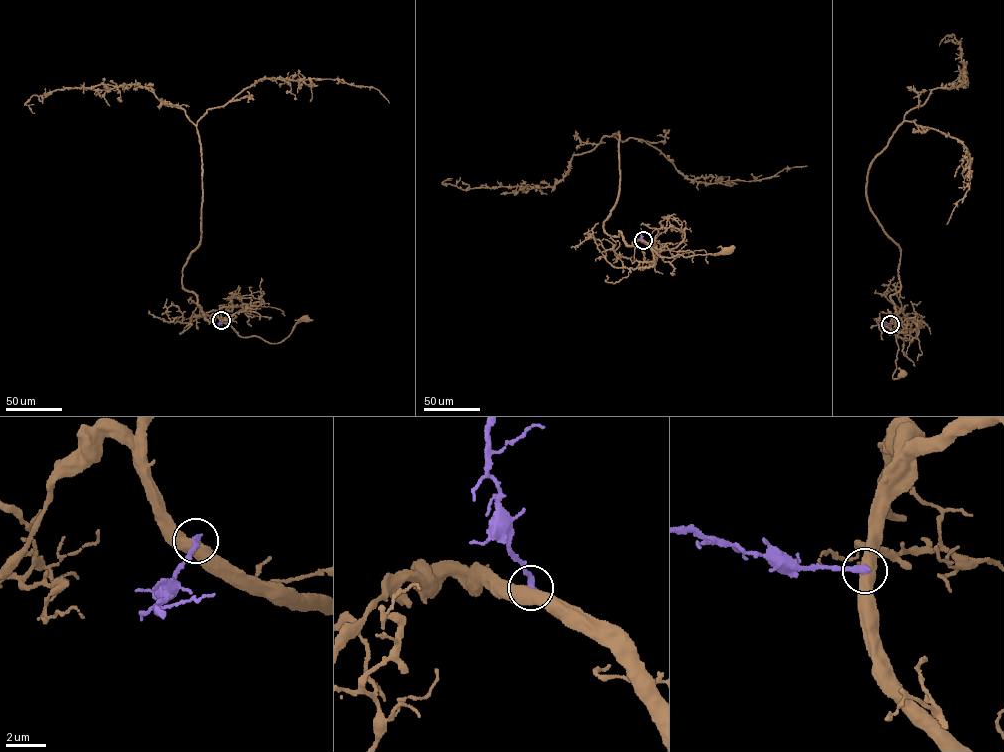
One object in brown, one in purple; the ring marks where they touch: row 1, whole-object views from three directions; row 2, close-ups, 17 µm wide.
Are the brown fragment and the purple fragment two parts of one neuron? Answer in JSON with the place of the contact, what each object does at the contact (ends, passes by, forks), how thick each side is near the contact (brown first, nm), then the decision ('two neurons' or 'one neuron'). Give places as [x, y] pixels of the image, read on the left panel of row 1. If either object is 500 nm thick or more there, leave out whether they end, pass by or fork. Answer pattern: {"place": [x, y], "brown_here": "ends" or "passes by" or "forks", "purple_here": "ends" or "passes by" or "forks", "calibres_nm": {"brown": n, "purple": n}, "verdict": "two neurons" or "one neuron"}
{"place": [221, 320], "calibres_nm": {"brown": 550, "purple": 280}, "verdict": "two neurons"}

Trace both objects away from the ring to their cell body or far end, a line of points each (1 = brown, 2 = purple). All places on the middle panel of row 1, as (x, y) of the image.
1: (643, 240), (662, 257), (719, 254), (727, 250)
2: (643, 240), (641, 228)

